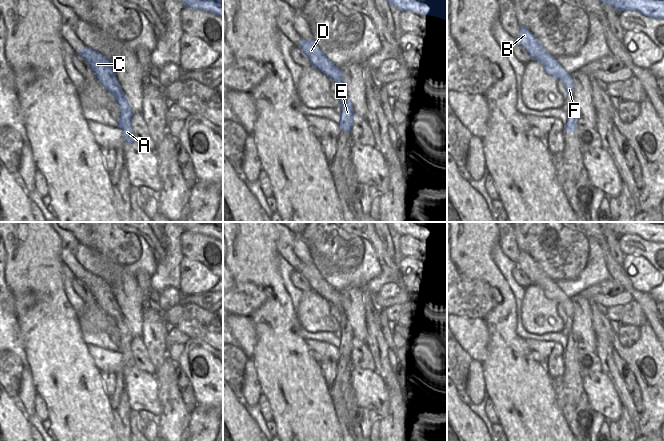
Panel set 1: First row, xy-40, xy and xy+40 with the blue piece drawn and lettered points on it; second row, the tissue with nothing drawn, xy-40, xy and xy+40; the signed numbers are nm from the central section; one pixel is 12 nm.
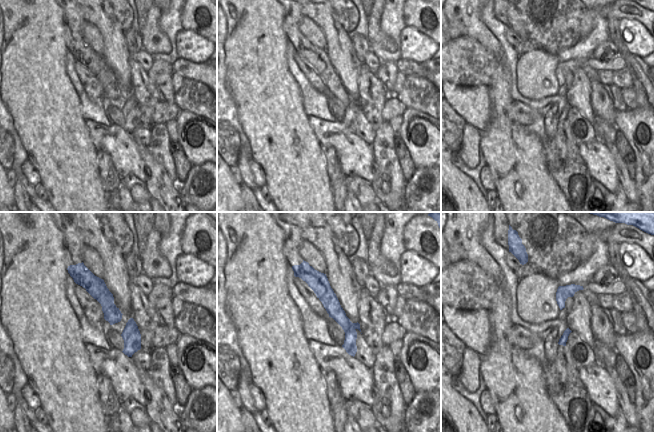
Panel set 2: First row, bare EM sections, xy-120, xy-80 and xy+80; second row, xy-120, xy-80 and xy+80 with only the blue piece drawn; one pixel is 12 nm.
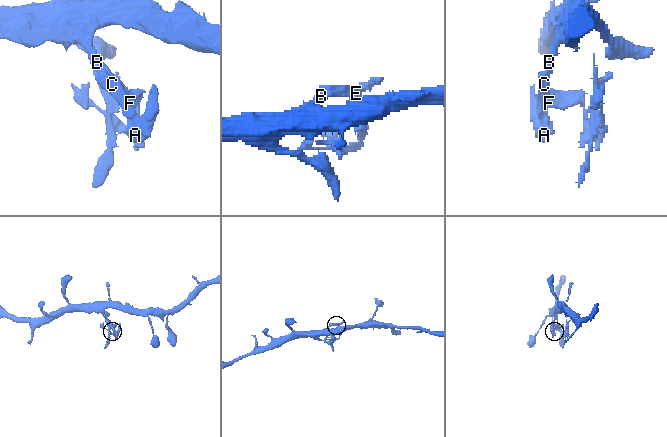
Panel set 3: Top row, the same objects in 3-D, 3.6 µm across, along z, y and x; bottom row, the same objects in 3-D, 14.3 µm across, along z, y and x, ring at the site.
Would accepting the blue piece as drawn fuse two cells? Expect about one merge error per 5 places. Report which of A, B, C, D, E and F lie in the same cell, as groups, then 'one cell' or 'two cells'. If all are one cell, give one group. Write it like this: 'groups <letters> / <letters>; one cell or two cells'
groups A B C D E F; one cell

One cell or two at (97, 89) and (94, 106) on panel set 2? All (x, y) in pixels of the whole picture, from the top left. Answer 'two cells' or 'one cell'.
two cells

